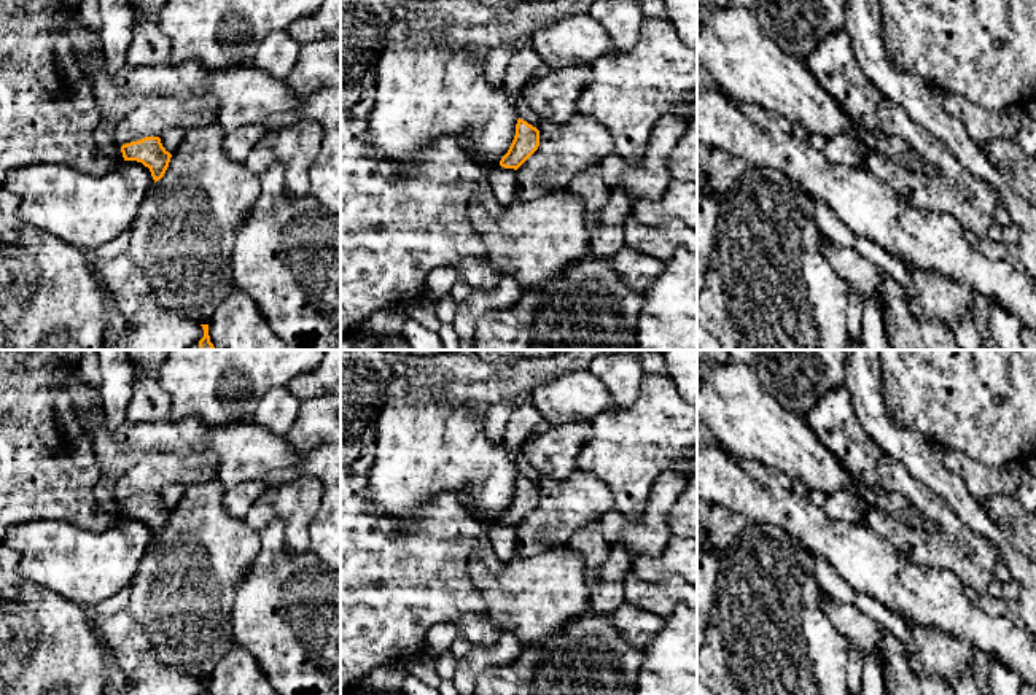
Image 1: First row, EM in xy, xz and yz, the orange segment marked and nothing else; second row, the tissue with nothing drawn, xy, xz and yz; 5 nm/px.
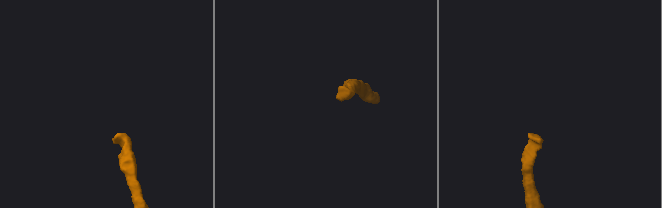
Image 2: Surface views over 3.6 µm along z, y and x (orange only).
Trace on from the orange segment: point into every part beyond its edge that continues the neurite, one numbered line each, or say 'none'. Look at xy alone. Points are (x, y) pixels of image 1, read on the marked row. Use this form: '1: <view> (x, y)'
1: xy (247, 96)

